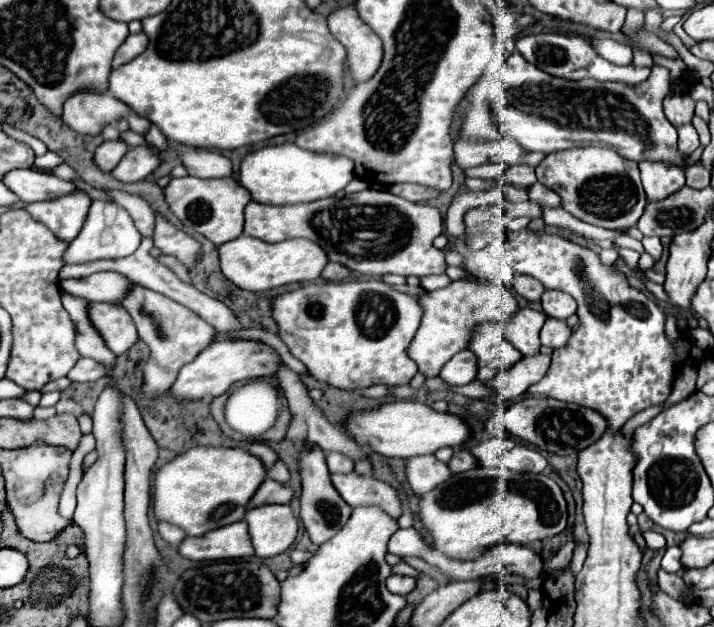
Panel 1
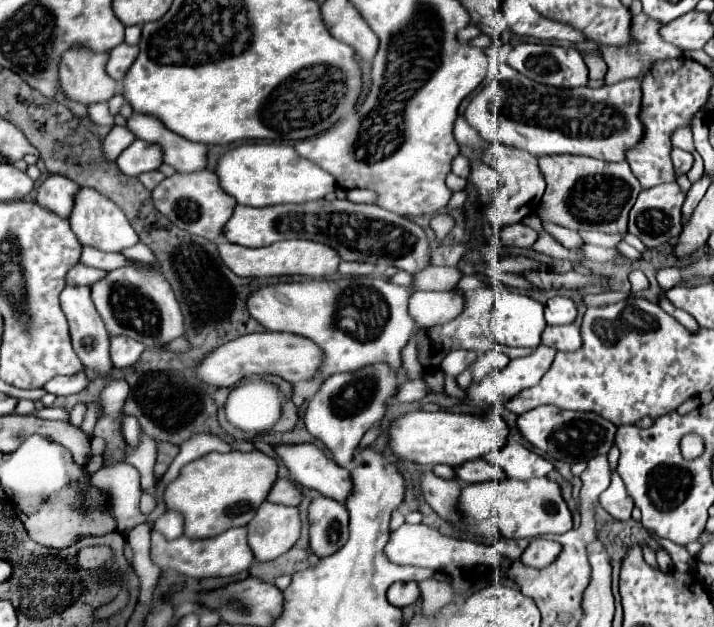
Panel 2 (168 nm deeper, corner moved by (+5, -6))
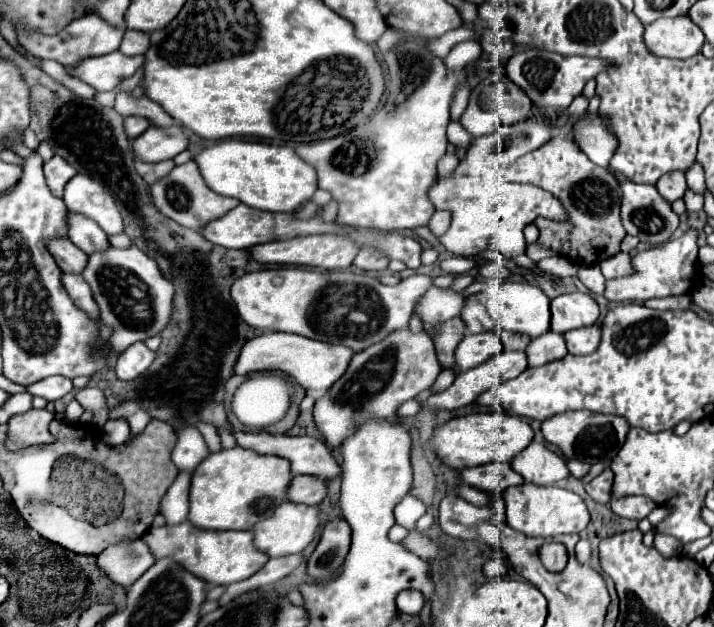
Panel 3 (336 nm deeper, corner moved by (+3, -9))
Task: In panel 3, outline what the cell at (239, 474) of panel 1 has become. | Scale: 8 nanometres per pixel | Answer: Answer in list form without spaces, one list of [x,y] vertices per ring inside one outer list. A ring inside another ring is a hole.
[[[240,446],[212,452],[192,476],[188,520],[204,530],[250,530],[264,518],[264,508],[270,518],[272,510],[286,500],[290,480],[290,462],[280,456],[264,456]]]

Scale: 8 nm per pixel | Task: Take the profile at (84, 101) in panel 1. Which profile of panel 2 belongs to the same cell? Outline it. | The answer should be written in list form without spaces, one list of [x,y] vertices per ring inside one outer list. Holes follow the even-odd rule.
[[[90,49],[66,51],[60,63],[60,85],[70,101],[82,105],[106,103],[118,93],[118,83],[104,71],[108,53],[92,53]]]

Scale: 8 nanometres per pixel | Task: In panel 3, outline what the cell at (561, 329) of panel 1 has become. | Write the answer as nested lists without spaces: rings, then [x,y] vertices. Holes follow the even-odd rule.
[[[584,326],[564,334],[570,354],[592,354],[600,346],[600,326]]]

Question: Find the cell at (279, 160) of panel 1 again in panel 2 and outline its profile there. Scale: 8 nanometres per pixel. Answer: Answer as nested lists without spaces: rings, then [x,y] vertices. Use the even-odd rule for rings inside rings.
[[[246,143],[238,145],[234,151],[228,151],[216,169],[222,189],[232,195],[240,205],[250,207],[268,207],[280,203],[306,203],[324,199],[330,191],[336,191],[334,177],[322,167],[310,163],[308,159],[298,157],[290,145],[264,145],[264,143]]]

